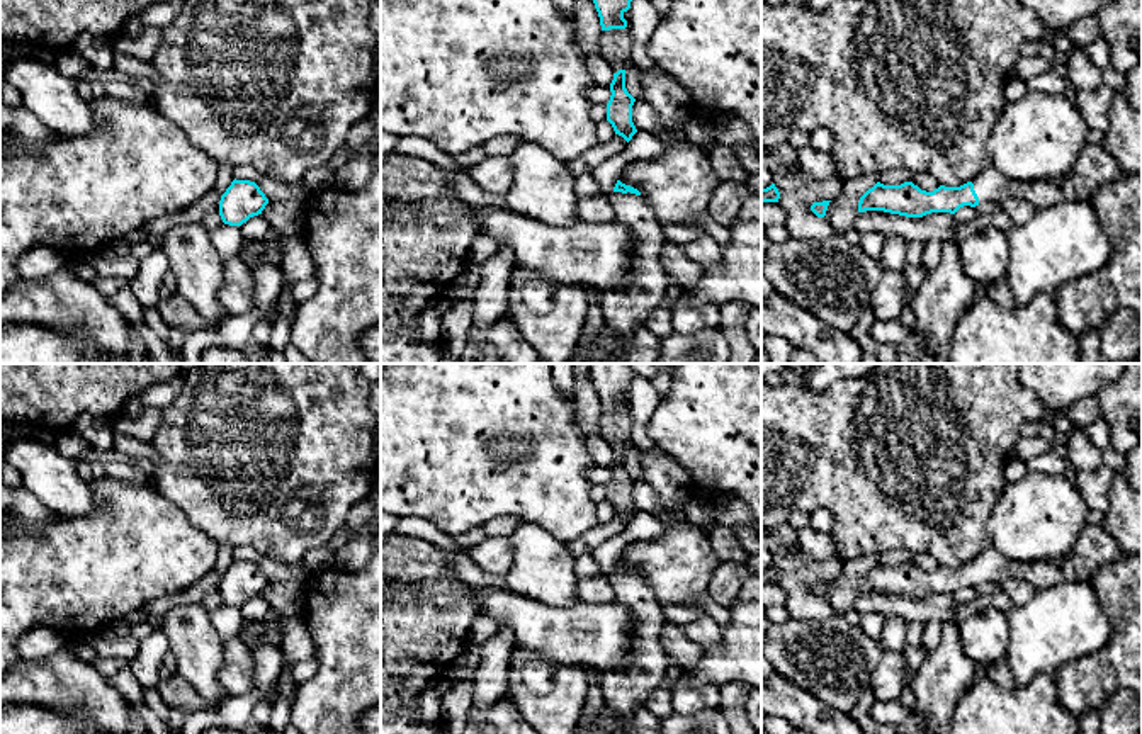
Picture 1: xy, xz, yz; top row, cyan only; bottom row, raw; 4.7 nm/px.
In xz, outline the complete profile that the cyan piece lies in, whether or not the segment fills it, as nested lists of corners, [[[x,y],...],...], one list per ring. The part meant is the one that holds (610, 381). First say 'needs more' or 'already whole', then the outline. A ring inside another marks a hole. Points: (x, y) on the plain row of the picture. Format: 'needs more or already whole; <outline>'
already whole; [[[590,364],[590,377],[600,398],[602,411],[625,409],[624,394],[634,377],[629,364]]]

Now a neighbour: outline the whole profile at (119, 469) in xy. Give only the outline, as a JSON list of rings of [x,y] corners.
[[[110,460],[104,464],[105,472],[112,477],[134,483],[134,484],[155,484],[153,477],[150,477],[141,467],[134,464],[126,464],[122,460]]]

